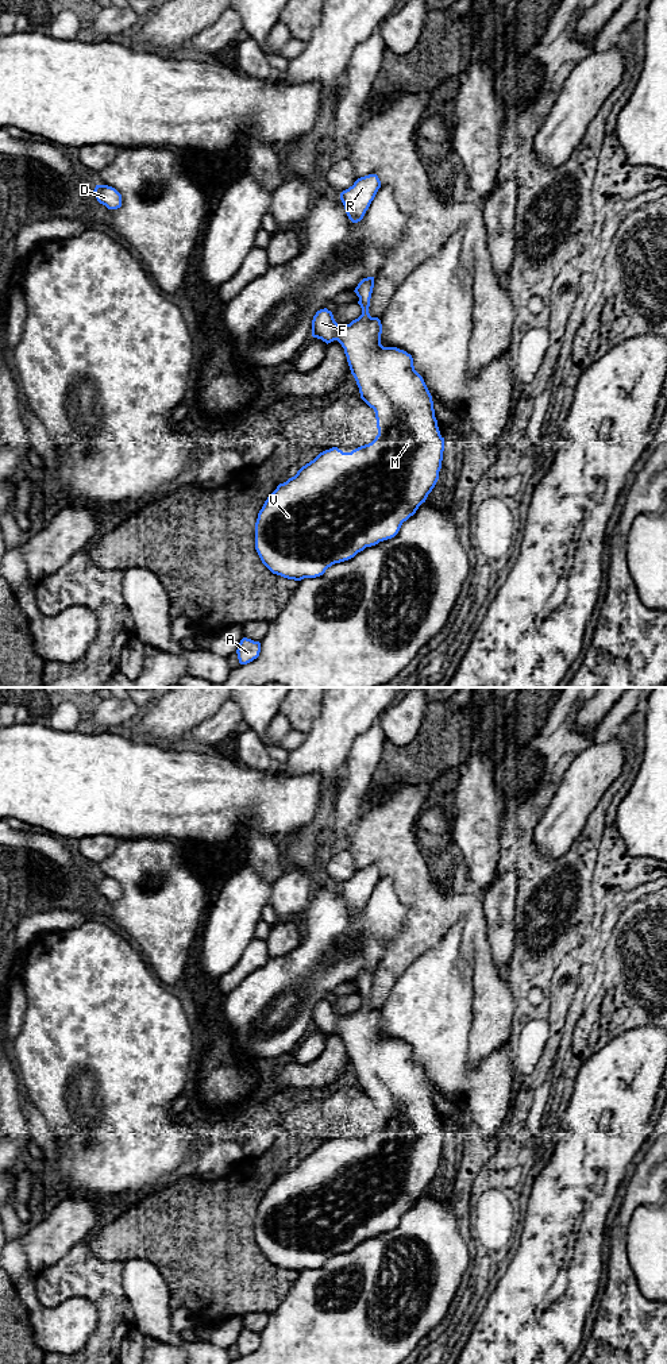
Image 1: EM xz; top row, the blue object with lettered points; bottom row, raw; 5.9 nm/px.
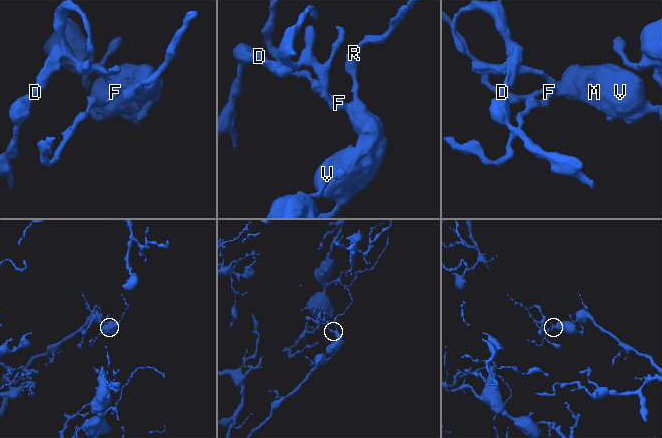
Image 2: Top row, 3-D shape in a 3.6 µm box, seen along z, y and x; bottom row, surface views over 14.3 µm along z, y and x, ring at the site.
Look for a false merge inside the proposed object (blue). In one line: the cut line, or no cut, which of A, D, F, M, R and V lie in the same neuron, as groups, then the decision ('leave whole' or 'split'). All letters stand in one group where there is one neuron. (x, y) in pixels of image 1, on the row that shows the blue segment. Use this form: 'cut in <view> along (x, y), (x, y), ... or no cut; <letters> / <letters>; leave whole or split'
no cut; A D F M R V; leave whole

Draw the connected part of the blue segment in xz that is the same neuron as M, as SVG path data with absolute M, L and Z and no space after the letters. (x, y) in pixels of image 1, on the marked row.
M374 277L363 278L355 288L362 315L350 324L339 325L327 308L317 311L312 320L313 338L327 344L338 340L344 348L361 398L375 412L378 435L371 443L351 452L343 452L338 447L320 452L294 477L279 483L265 501L255 523L255 550L273 574L288 579L320 577L332 565L348 560L366 547L394 537L402 523L425 502L439 479L444 438L437 427L432 396L423 377L415 370L412 355L397 347L381 344L381 320L369 313L373 288Z

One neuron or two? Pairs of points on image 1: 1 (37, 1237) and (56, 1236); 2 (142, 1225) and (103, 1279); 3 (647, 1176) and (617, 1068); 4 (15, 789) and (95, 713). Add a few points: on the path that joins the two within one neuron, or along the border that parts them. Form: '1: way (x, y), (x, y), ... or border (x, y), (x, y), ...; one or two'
1: way (41, 1237), (51, 1237); one
2: border (89, 1241), (89, 1249), (96, 1256), (122, 1263); two
3: border (646, 1147), (628, 1175); two
4: border (83, 727), (115, 731); two

